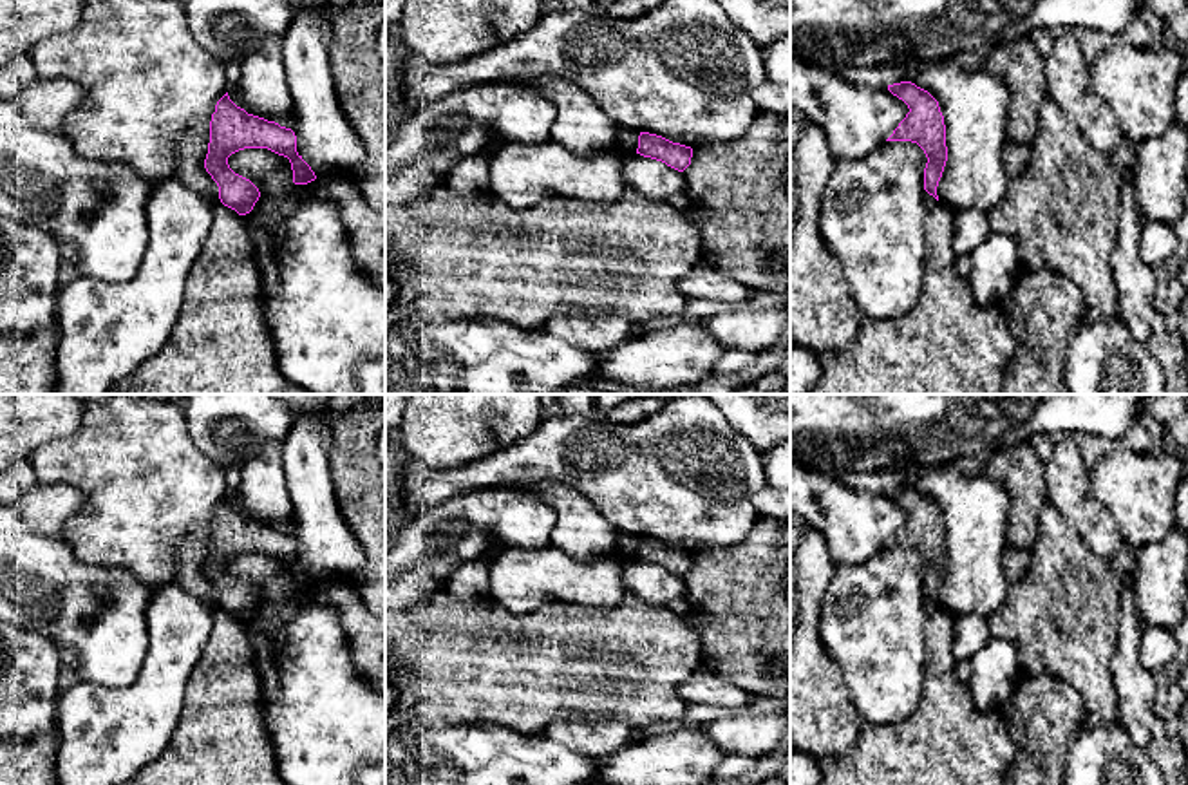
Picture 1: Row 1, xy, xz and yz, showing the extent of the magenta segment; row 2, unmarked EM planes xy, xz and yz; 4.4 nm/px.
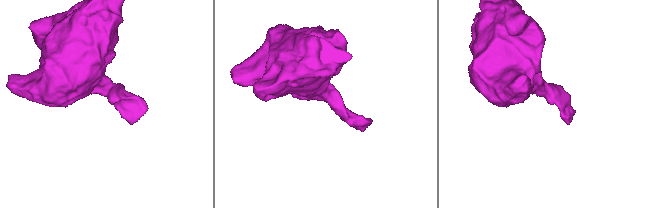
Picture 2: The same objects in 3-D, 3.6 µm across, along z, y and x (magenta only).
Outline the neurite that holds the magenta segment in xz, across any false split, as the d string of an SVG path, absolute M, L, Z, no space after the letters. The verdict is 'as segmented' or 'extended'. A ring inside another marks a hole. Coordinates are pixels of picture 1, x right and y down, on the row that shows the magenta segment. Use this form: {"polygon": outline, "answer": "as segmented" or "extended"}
{"polygon": "M640 132L636 154L662 161L667 166L684 172L691 165L693 148L673 143L656 134Z", "answer": "as segmented"}

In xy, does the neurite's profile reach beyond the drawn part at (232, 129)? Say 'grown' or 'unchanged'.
unchanged

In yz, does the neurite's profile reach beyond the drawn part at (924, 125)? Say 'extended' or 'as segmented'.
as segmented

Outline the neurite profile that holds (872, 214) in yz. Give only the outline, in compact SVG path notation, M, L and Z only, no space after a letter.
M882 141L872 154L837 161L825 184L817 228L837 259L857 309L866 320L897 320L922 293L926 239L924 168L928 157L911 141Z

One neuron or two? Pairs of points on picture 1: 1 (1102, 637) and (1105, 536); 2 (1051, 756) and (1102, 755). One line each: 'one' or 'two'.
1: two
2: two

